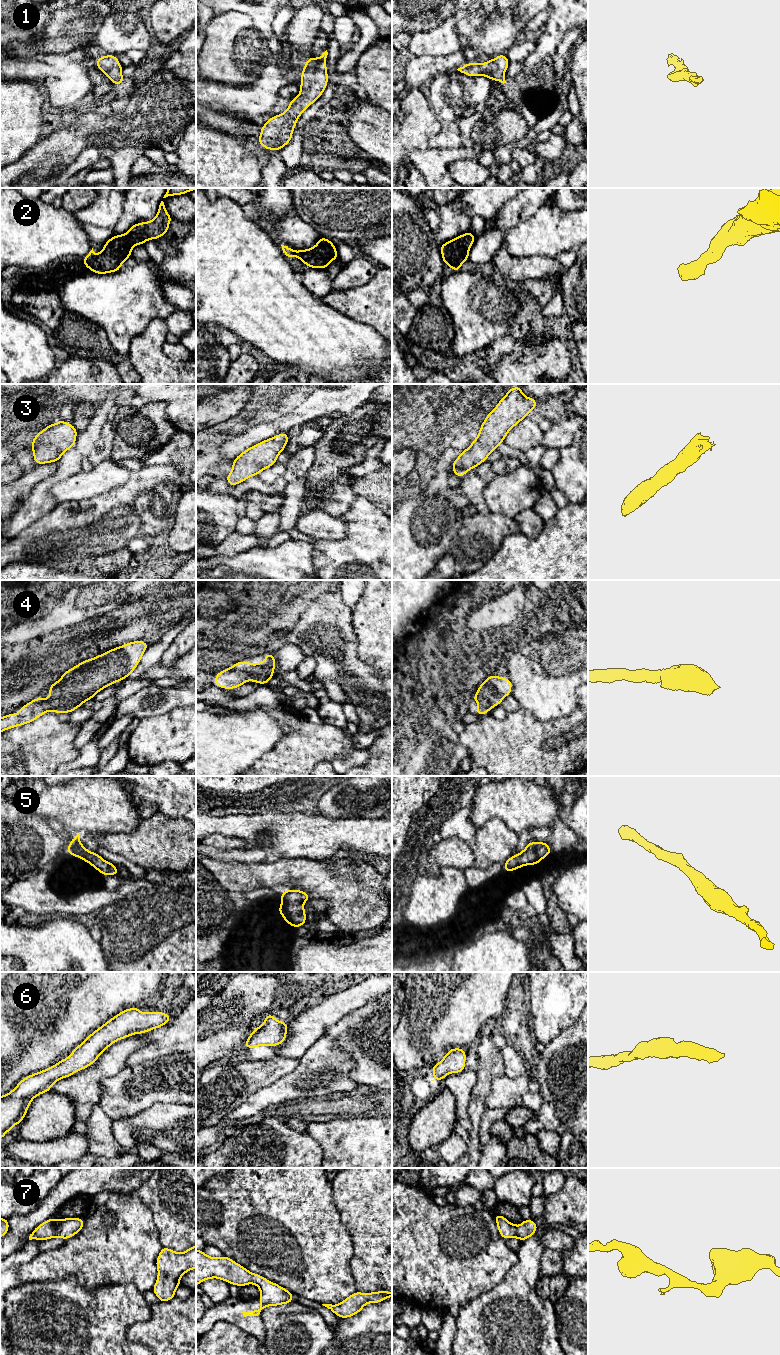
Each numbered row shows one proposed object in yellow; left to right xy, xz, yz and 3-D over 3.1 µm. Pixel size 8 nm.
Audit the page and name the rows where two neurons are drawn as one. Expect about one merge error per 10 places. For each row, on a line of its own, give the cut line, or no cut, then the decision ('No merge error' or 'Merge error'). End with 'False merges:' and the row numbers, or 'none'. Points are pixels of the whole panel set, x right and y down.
1: No split. No merge error
2: No split. No merge error
3: No split. No merge error
4: No split. No merge error
5: No split. No merge error
6: No split. No merge error
7: No split. No merge error
False merges: none

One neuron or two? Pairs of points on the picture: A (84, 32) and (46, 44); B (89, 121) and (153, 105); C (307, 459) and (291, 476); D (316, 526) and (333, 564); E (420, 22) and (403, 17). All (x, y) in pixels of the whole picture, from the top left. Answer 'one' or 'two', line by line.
A: one
B: one
C: one
D: two
E: one

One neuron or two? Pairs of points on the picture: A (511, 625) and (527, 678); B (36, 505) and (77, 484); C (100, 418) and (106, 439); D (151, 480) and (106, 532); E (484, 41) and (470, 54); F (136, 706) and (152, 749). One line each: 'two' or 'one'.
A: one
B: two
C: two
D: one
E: two
F: two

